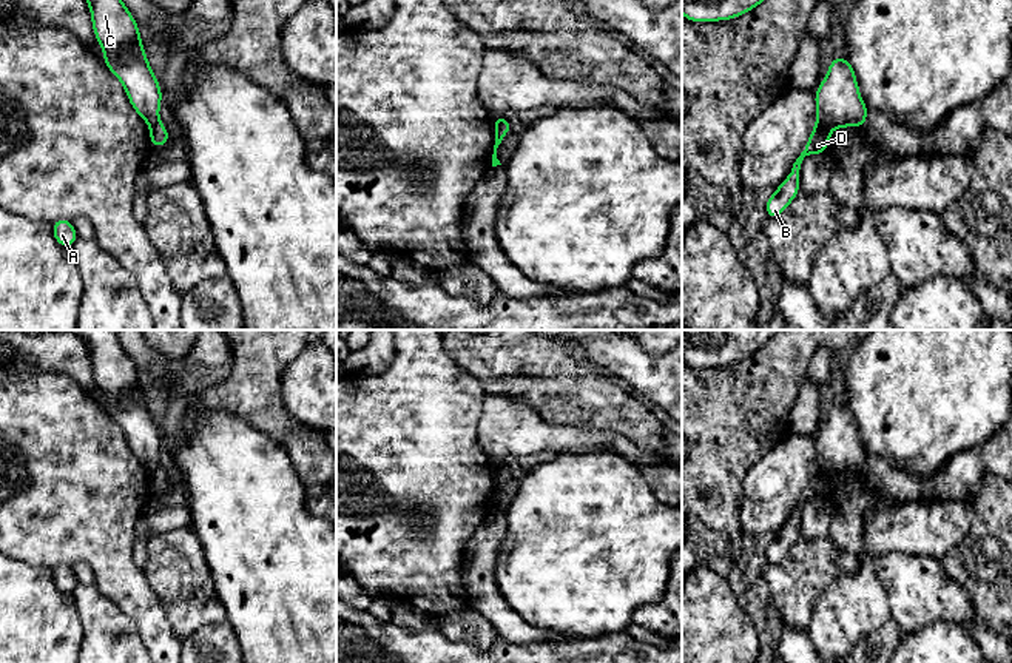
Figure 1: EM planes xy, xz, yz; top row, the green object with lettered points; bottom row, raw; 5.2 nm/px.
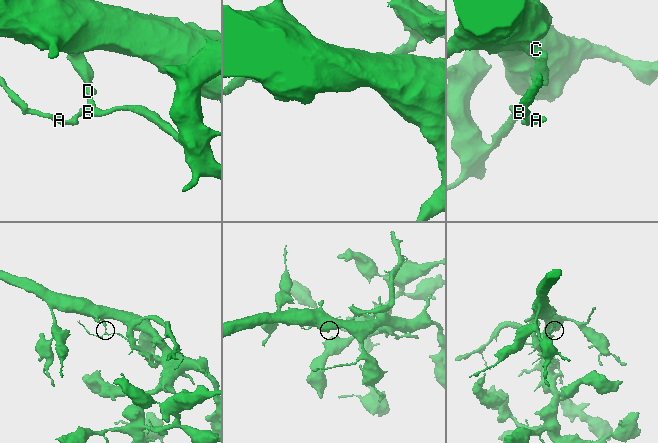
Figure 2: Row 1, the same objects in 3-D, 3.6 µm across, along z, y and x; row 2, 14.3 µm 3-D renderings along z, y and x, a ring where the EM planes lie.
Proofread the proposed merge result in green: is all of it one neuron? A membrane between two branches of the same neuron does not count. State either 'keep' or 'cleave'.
cleave

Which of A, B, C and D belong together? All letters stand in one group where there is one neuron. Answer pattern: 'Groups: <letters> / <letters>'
Groups: A B D / C

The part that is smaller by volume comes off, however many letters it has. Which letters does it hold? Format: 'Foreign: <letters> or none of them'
Foreign: A, B, D

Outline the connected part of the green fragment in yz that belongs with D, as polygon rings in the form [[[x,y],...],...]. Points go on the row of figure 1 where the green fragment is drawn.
[[[818,122],[815,123],[810,139],[807,140],[801,156],[793,163],[790,174],[776,188],[776,191],[768,197],[765,204],[768,219],[779,217],[791,204],[791,200],[799,196],[799,170],[804,157],[813,154],[824,154],[830,142],[830,136],[832,136],[830,128]]]

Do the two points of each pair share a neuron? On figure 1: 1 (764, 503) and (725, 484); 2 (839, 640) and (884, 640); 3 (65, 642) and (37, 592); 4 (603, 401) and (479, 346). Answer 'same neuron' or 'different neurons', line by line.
1: different neurons
2: different neurons
3: same neuron
4: same neuron

